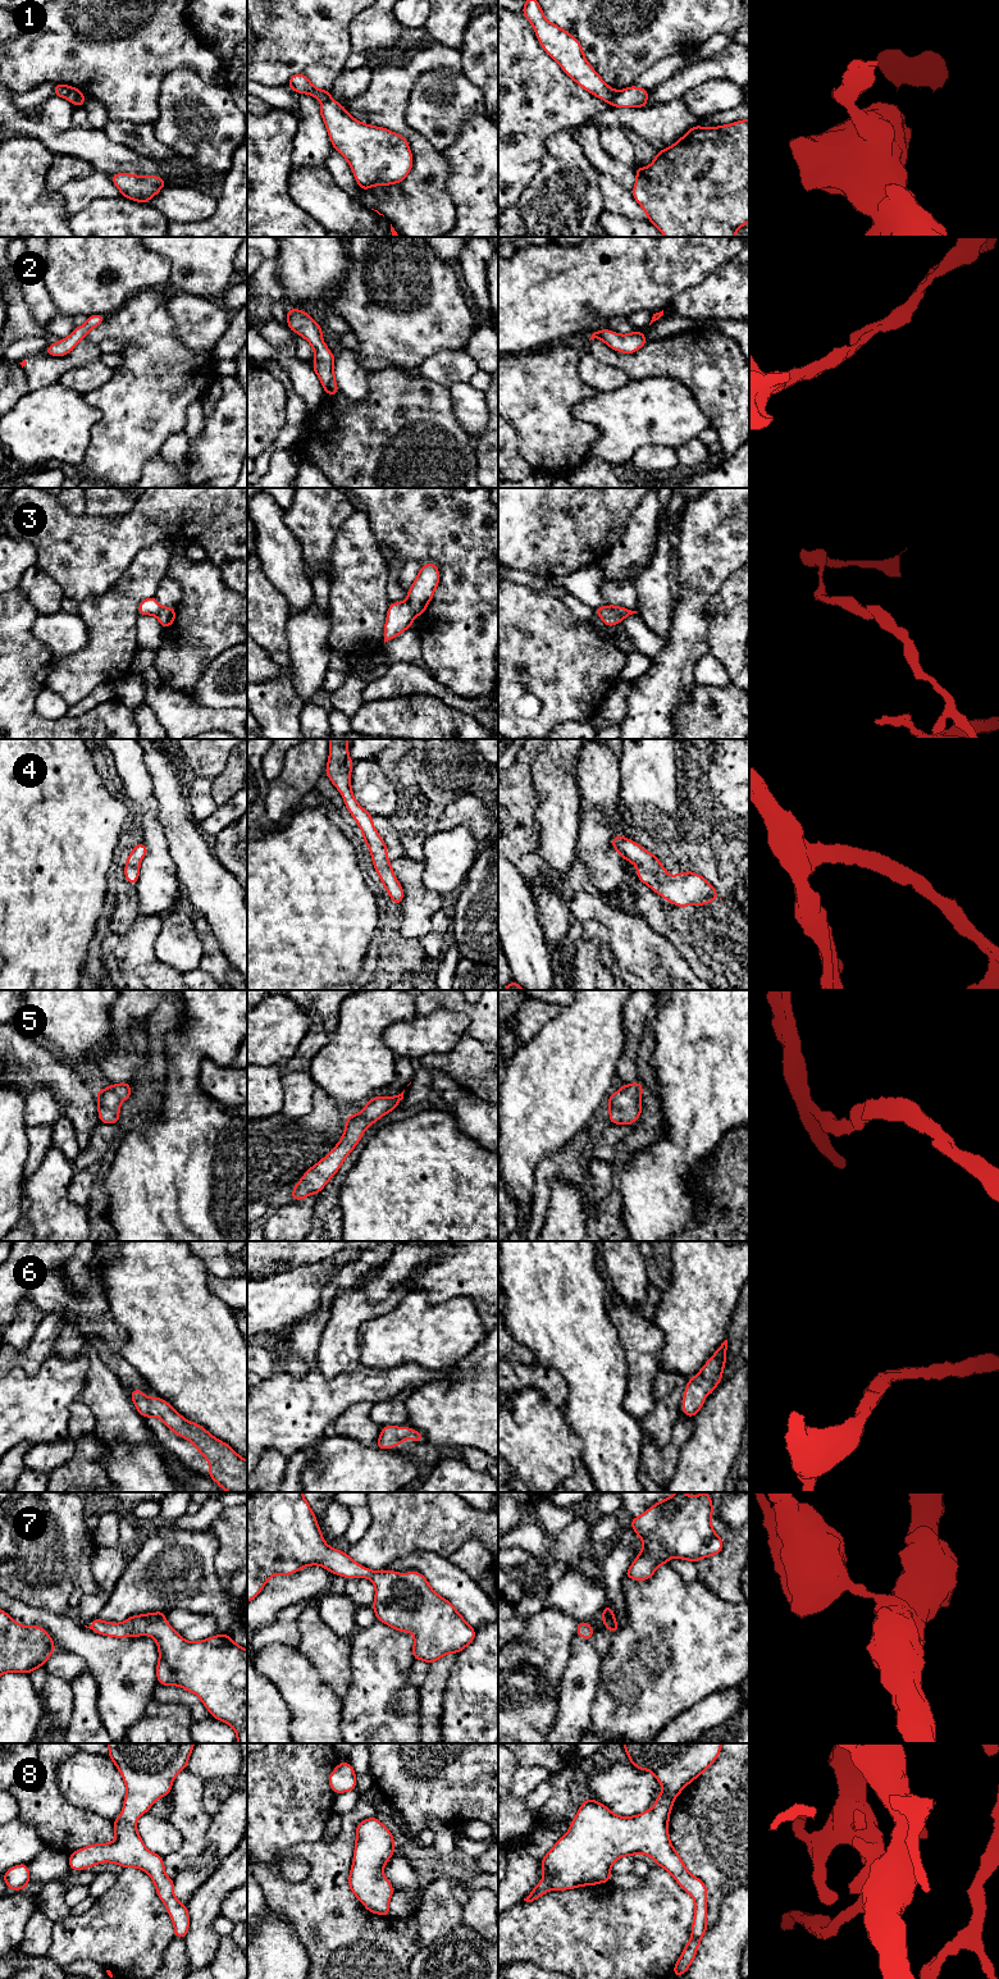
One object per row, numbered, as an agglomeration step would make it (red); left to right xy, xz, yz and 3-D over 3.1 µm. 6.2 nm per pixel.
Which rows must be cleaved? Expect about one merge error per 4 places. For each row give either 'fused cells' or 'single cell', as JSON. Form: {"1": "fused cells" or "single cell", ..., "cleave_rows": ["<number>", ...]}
{"1": "fused cells", "2": "single cell", "3": "fused cells", "4": "single cell", "5": "single cell", "6": "single cell", "7": "single cell", "8": "single cell", "cleave_rows": ["1", "3"]}

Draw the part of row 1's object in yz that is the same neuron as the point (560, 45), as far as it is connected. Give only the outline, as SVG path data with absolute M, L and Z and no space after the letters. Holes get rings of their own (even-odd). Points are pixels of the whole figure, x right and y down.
M525 0L521 12L534 28L543 50L580 87L611 104L615 90L605 83L584 56L580 42L561 27L548 22L538 0Z

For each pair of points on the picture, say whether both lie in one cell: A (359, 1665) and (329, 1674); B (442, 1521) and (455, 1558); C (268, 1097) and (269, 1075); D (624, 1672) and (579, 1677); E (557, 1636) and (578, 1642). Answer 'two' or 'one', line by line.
A: two
B: two
C: one
D: two
E: two

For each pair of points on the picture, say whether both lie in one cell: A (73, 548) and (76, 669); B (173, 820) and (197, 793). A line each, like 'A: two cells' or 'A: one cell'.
A: two cells
B: two cells

